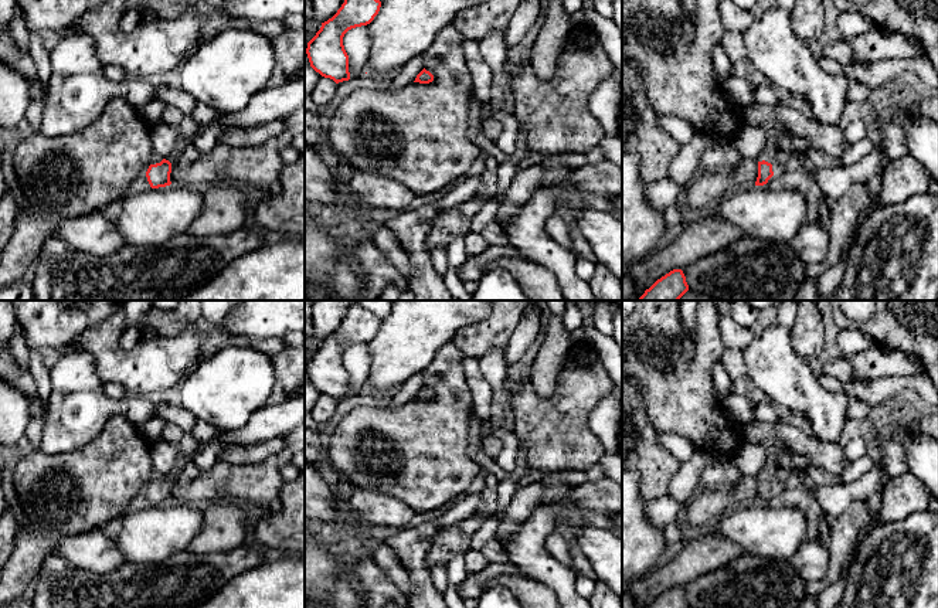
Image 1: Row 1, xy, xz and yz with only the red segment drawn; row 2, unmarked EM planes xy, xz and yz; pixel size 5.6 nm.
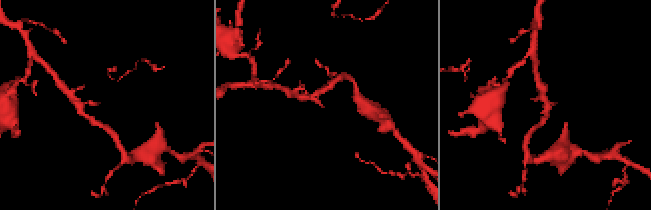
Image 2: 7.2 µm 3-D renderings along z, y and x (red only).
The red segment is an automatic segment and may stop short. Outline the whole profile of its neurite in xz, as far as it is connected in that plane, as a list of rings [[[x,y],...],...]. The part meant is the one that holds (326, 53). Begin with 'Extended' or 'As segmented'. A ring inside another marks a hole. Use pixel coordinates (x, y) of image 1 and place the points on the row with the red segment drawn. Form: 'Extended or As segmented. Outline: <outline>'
As segmented. Outline: [[[344,0],[337,13],[322,23],[320,30],[307,43],[306,54],[310,67],[336,84],[349,81],[349,55],[343,37],[351,28],[370,24],[380,7],[380,0]]]

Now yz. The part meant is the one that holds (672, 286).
As segmented. Outline: [[[673,269],[646,289],[639,300],[679,300],[687,291],[683,271]]]

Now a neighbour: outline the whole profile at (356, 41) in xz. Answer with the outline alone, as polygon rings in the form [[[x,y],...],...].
[[[366,26],[349,30],[343,37],[343,45],[349,55],[350,79],[364,75],[370,54],[370,34]]]

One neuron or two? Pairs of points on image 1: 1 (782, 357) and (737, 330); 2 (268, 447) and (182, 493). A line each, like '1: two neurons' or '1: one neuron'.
1: two neurons
2: two neurons

